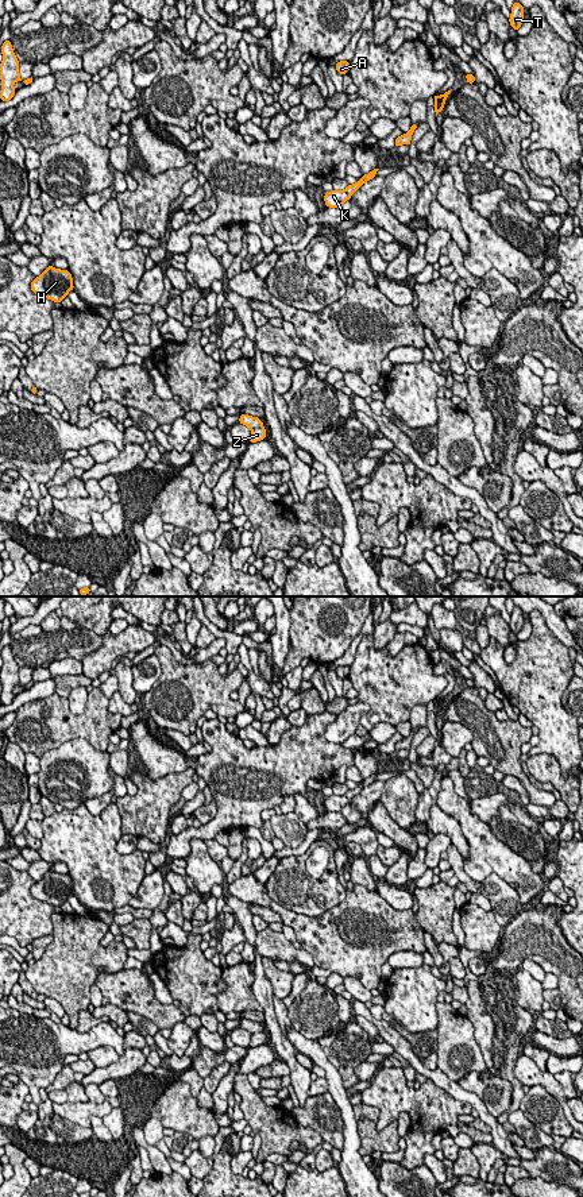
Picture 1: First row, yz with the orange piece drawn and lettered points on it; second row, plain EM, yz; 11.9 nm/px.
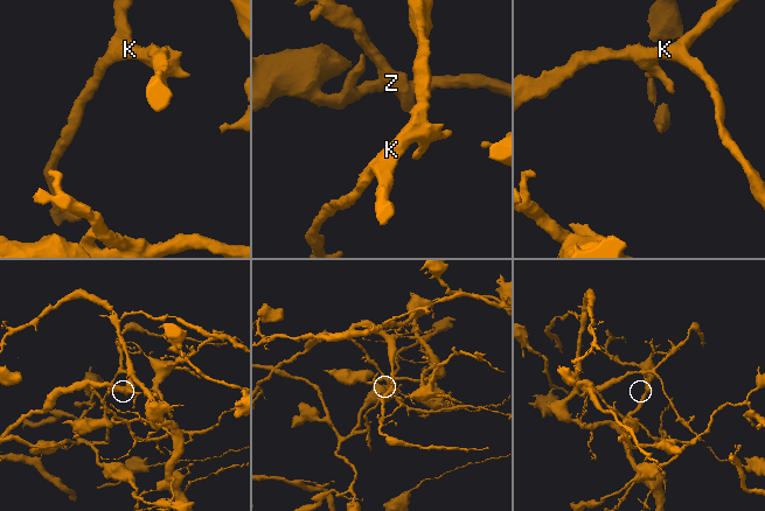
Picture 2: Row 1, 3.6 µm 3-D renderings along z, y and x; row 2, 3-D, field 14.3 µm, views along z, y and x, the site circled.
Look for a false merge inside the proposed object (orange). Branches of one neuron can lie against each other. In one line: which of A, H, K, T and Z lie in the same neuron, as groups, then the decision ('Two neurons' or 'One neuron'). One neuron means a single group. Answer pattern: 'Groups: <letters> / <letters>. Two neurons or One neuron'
Groups: A Z / H K T. Two neurons

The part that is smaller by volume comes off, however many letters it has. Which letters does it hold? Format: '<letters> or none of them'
H, K, T

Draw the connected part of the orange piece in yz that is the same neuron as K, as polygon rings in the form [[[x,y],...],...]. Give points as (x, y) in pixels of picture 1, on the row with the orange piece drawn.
[[[374,169],[371,173],[364,174],[356,184],[348,185],[344,190],[331,190],[324,196],[325,205],[328,208],[340,208],[343,202],[351,198],[352,193],[356,192],[364,182],[372,179],[379,169]]]

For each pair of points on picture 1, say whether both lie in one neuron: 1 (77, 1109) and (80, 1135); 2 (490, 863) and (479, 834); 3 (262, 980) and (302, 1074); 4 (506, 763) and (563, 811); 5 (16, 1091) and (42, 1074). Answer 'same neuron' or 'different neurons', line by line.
1: different neurons
2: same neuron
3: same neuron
4: different neurons
5: different neurons

